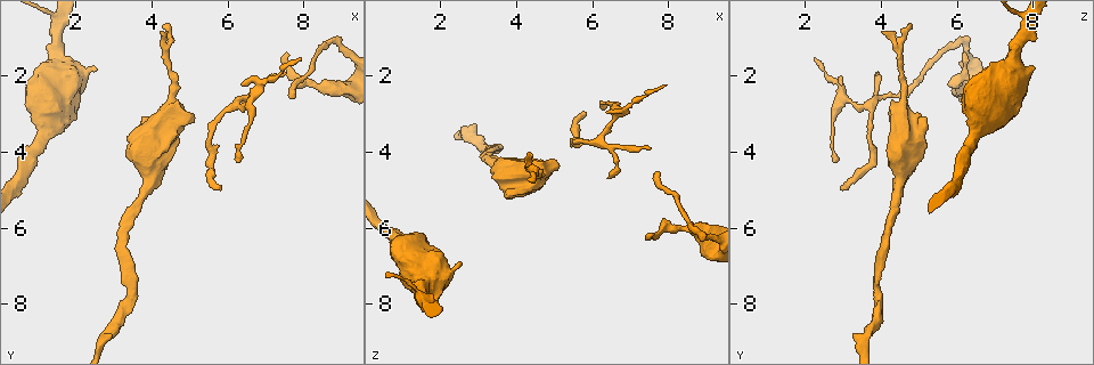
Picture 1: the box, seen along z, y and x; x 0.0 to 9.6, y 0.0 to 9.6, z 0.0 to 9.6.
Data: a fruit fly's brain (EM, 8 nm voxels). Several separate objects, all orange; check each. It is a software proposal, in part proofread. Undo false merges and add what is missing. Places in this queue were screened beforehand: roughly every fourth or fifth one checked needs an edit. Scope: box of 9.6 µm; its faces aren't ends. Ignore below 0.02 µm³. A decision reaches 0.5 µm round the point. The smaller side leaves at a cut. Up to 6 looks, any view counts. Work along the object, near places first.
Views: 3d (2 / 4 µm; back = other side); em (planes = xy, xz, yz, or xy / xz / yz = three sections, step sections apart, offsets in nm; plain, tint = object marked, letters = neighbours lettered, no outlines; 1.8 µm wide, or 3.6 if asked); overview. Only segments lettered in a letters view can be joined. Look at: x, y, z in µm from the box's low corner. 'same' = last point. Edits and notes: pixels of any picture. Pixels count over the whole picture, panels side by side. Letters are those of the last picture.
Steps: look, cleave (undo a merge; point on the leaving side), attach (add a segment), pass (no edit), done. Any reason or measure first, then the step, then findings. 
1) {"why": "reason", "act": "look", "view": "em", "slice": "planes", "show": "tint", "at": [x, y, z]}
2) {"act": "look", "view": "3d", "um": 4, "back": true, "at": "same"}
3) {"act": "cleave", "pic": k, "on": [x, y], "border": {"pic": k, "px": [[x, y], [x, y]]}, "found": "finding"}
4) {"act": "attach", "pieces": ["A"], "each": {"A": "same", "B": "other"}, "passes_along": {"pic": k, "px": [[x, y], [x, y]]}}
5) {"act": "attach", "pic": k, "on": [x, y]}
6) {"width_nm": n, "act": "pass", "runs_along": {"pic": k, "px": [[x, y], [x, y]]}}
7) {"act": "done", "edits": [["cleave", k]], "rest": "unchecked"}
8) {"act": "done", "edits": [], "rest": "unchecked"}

{"why": "tapers out", "act": "look", "view": "em", "slice": "xz", "step": 4, "show": "letters", "at": [4.30, 0.85, 4.15]}

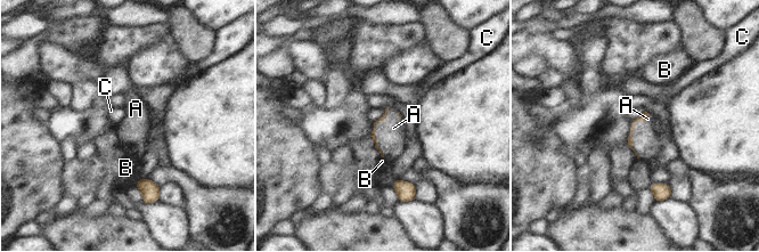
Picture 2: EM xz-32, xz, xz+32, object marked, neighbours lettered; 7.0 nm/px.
{"act": "attach", "pieces": ["A"], "each": {"A": "same", "B": "other", "C": "other"}, "passes_along": {"pic": 2, "px": [[382, 119], [385, 115], [393, 128]]}, "found": "it goes on there"}

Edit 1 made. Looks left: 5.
{"why": "branch stops here", "act": "look", "view": "em", "slice": "planes", "show": "tint", "at": [6.55, 2.05, 2.90]}

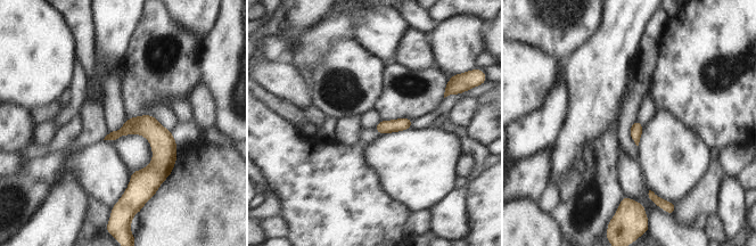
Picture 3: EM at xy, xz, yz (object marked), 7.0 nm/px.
{"act": "look", "view": "em", "slice": "planes", "show": "letters", "at": "same"}

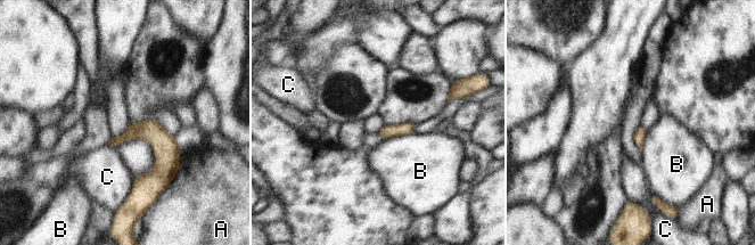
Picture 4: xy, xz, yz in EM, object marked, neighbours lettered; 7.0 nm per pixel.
{"act": "pass", "each": {"A": "other", "B": "other", "C": "other"}, "runs_along": {"pic": 4, "px": [[152, 122], [162, 168], [136, 193]]}, "found": "none of them fits"}

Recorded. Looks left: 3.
{"why": "thick turns thin", "act": "look", "view": "3d", "um": 4, "at": [8.15, 2.15, 6.05]}

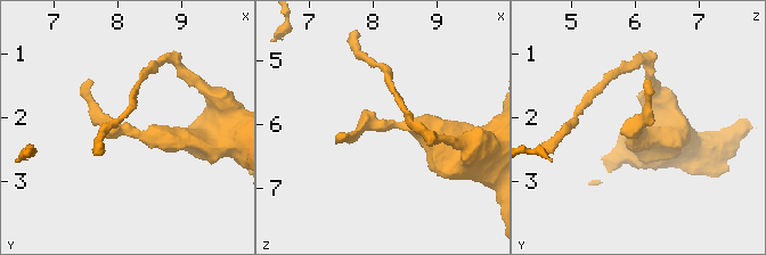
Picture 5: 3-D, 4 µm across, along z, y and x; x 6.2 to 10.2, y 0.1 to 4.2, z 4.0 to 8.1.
{"why": "now the EM", "act": "look", "view": "em", "slice": "xz", "step": 8, "show": "letters", "at": [8.15, 2.20, 6.00]}

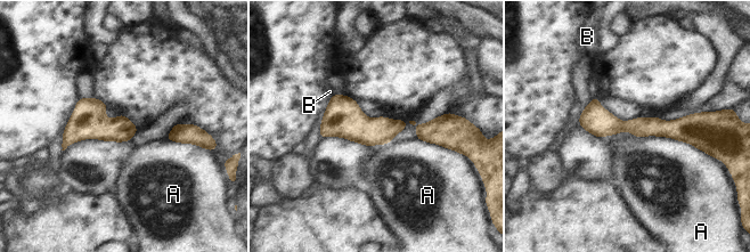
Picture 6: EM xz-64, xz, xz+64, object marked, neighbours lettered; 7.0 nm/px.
{"act": "pass", "each": {"A": "other", "B": "other"}, "runs_along": {"pic": 6, "px": [[445, 122], [321, 132]]}, "found": "all the same neuron"}

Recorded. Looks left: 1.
{"act": "done", "edits": [["attach", 2]], "rest": "unchecked"}

